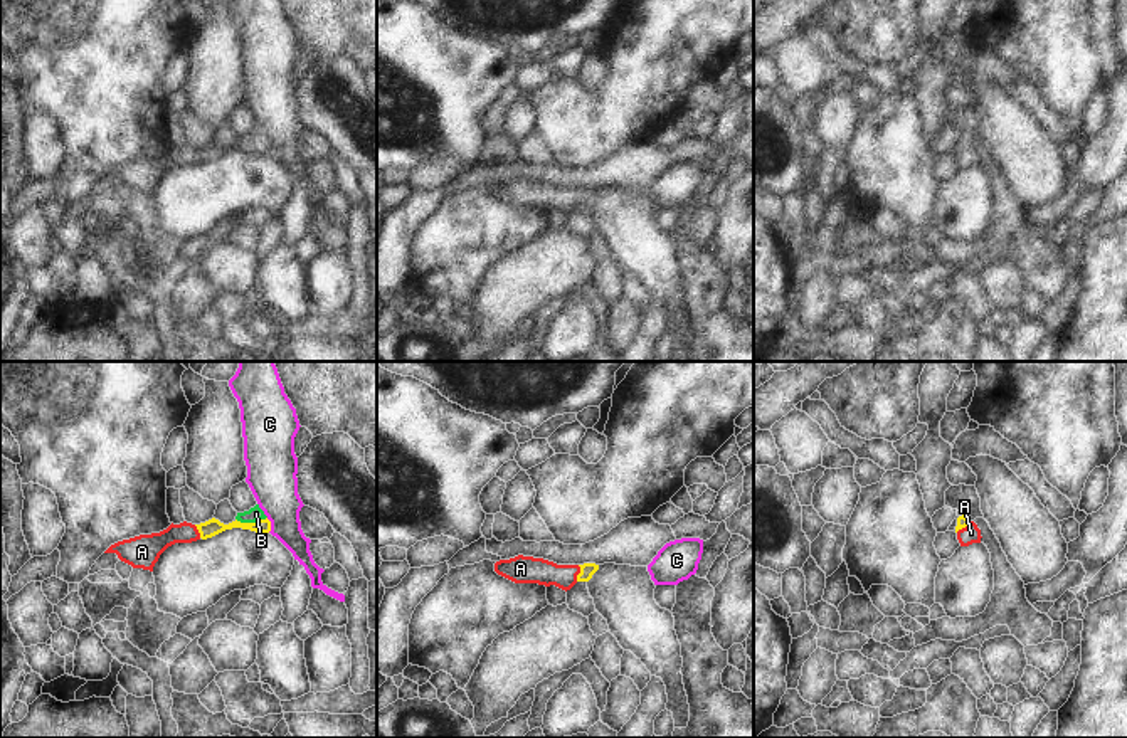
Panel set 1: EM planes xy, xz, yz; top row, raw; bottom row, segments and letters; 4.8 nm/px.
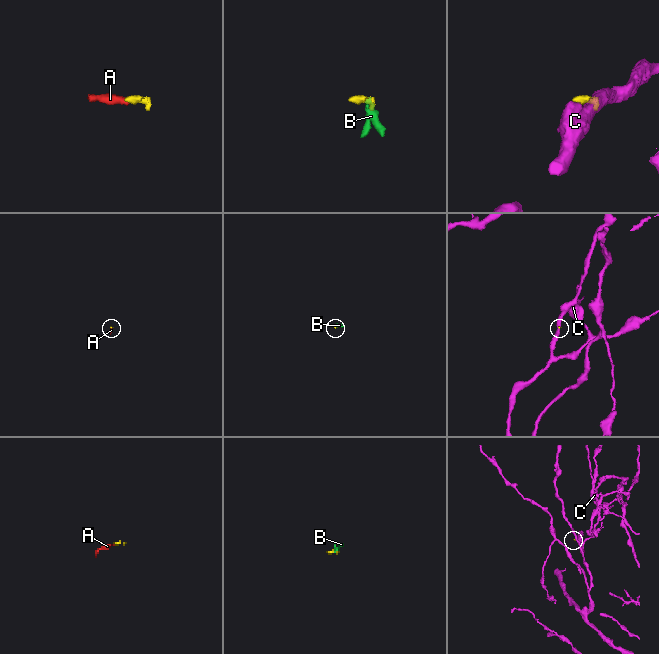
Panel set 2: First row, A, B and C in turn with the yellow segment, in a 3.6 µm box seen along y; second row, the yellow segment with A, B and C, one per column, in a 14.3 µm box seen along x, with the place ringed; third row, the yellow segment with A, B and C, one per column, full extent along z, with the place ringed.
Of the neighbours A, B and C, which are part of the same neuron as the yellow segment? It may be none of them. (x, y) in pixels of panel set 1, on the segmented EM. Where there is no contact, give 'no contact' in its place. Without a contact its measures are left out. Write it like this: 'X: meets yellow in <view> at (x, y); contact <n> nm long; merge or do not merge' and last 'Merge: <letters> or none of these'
A: meets yellow in xz at (579, 574); contact 80 nm long; merge
B: meets yellow in xy at (251, 523); contact 150 nm long; merge
C: meets yellow in xy at (269, 525); contact 70 nm long; do not merge
Merge: A, B

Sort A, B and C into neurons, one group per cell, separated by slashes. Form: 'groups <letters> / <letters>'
groups A B / C

